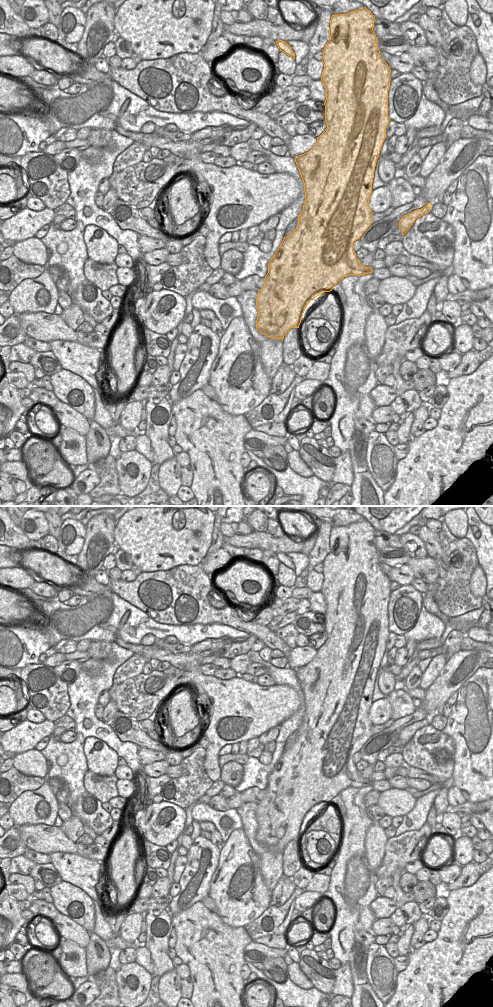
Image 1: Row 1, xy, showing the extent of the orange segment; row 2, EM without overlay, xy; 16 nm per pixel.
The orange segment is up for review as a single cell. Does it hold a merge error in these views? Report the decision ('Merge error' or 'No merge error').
No merge error.

